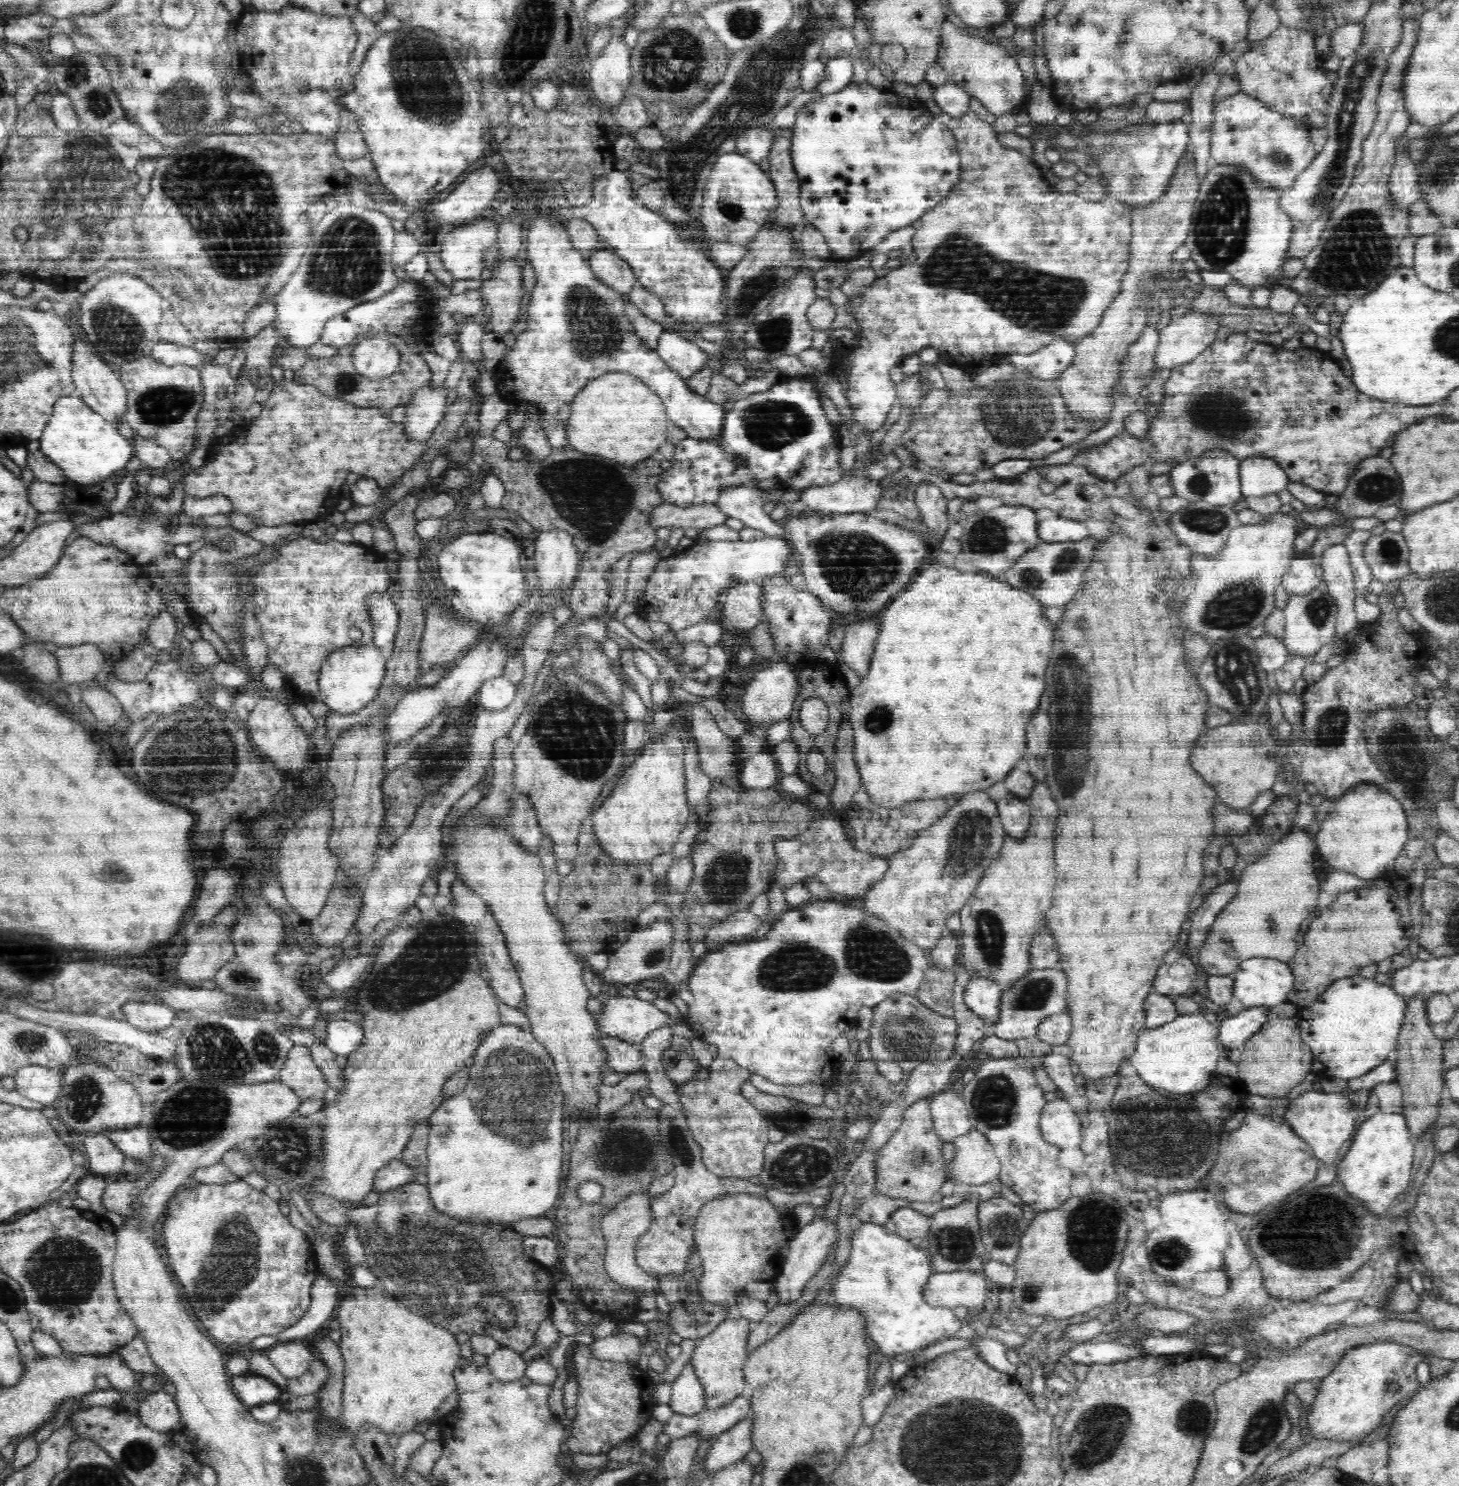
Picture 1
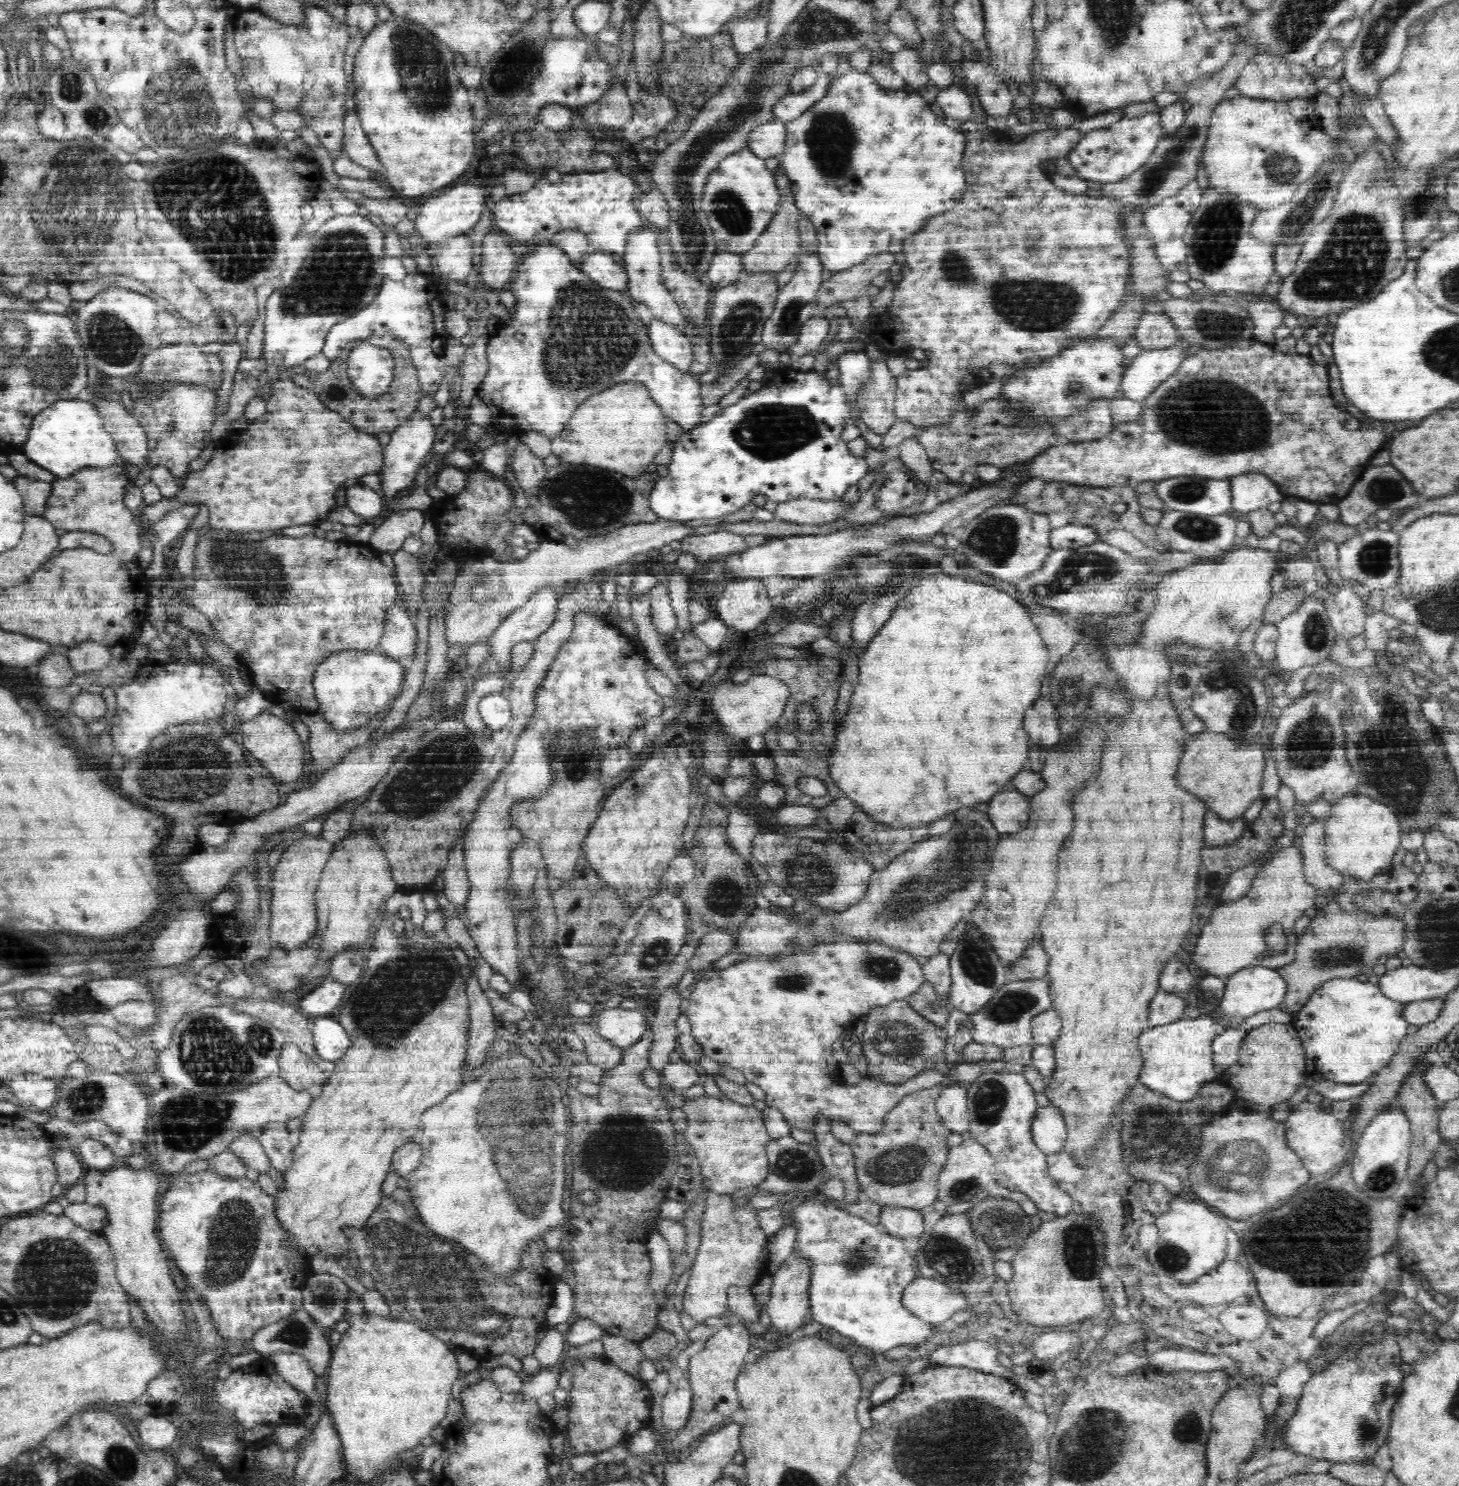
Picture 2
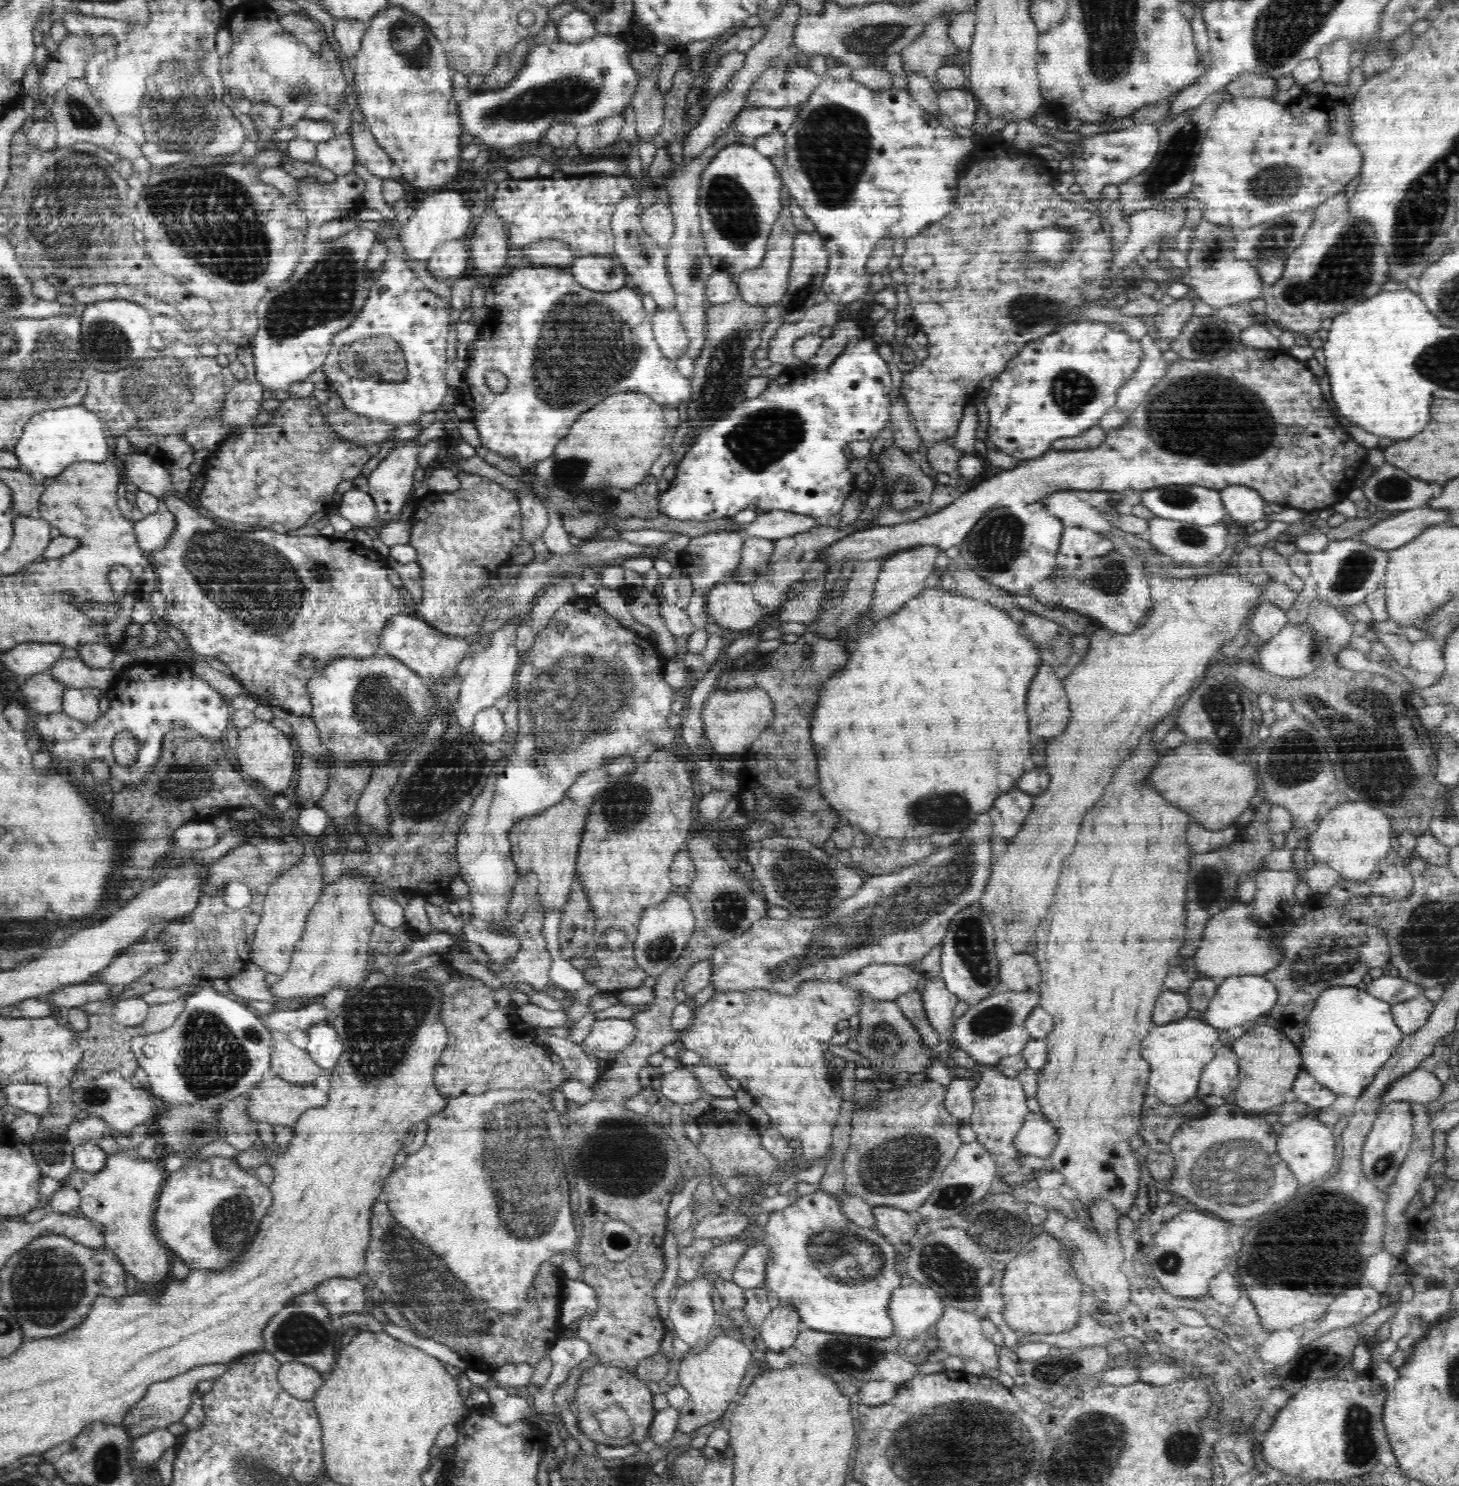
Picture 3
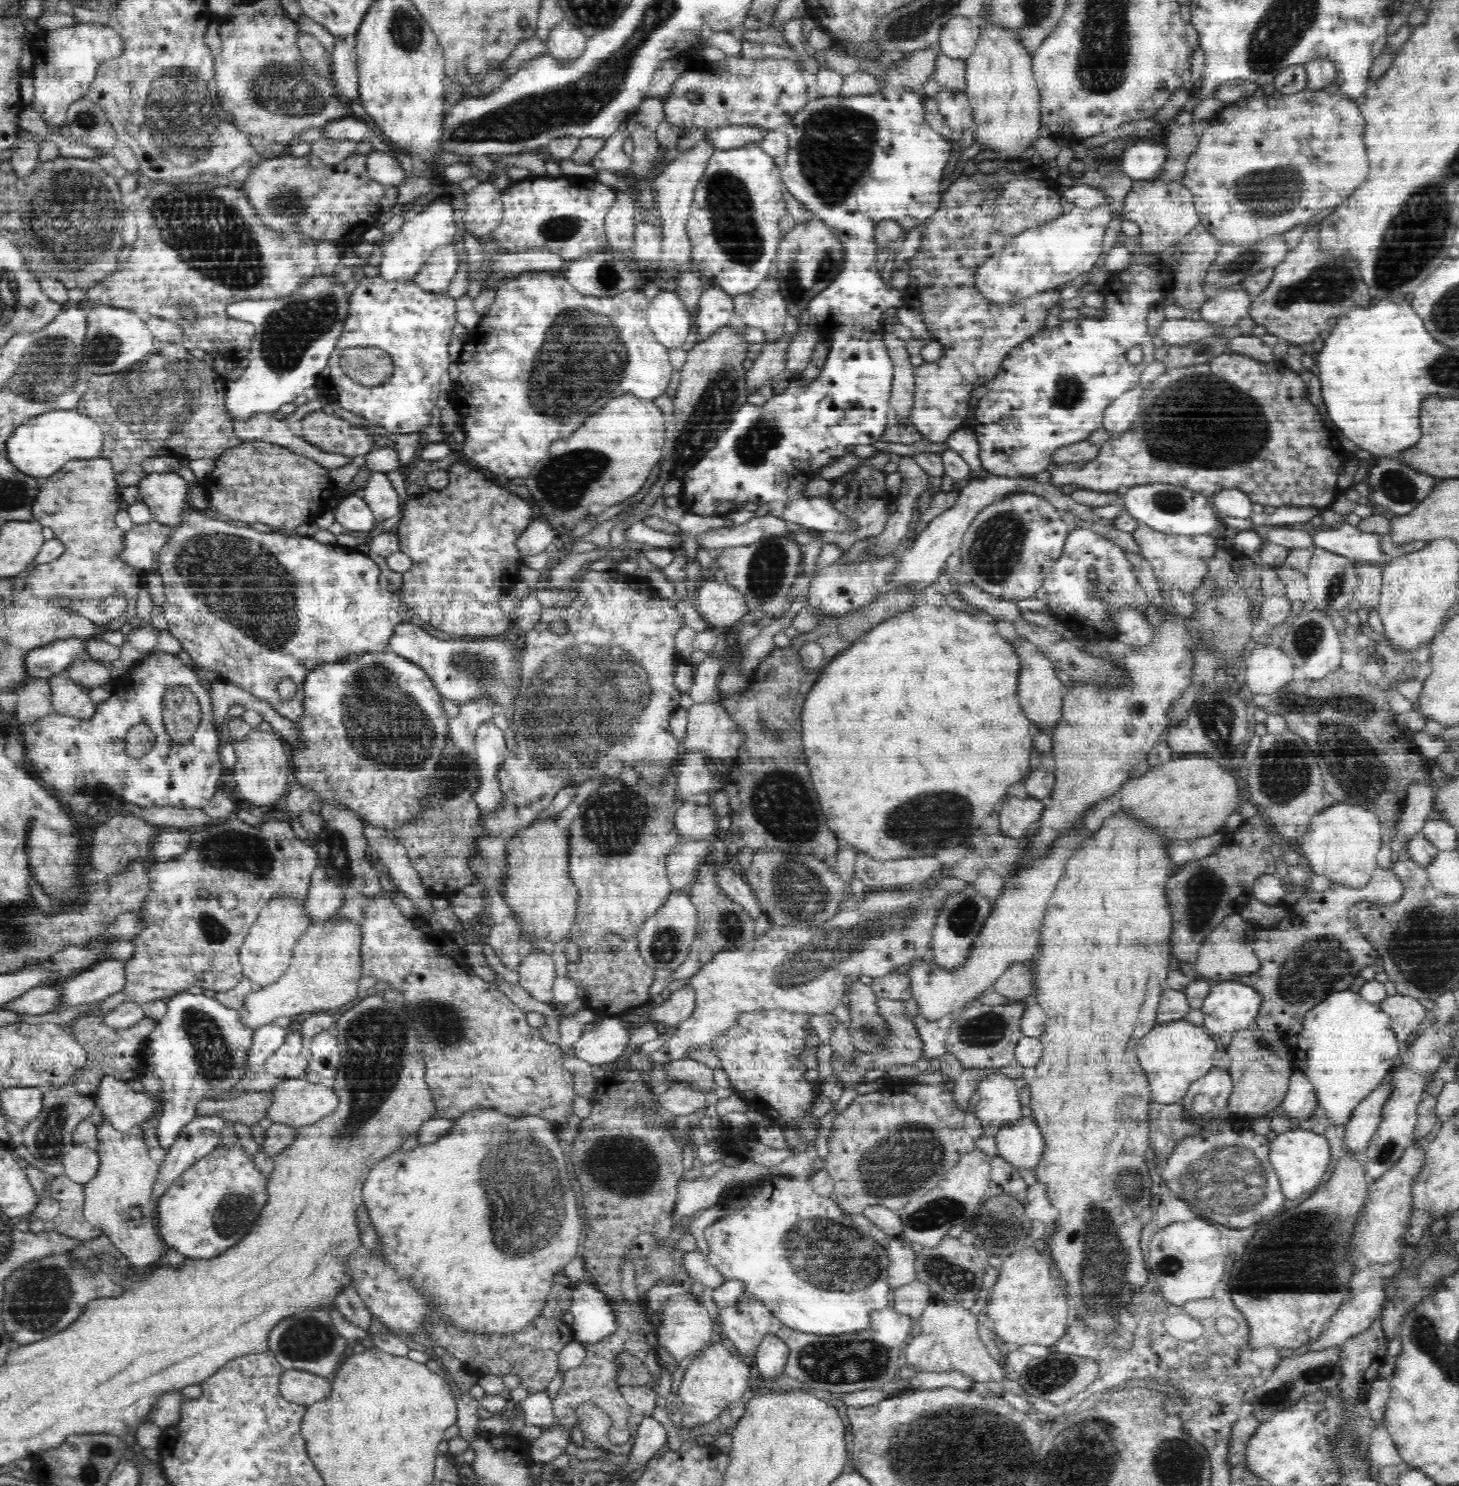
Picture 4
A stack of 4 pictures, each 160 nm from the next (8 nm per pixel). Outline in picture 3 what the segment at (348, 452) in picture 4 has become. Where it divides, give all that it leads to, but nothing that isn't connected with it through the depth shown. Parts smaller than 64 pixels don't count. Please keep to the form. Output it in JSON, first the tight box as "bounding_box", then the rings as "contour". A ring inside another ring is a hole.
{"bounding_box":[320,394,396,444],"contour":[[[333,394],[326,404],[320,404],[323,414],[330,420],[331,428],[338,432],[341,440],[352,440],[356,444],[383,444],[394,439],[396,425],[352,412]]]}

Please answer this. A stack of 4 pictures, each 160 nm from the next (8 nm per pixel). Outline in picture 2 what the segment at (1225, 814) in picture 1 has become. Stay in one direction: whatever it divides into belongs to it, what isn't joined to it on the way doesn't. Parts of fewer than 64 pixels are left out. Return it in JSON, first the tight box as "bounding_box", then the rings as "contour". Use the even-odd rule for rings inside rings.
{"bounding_box":[1204,810,1249,848],"contour":[[[1213,810],[1206,812],[1204,824],[1206,824],[1205,844],[1208,848],[1230,844],[1244,835],[1249,826],[1242,817],[1222,820]]]}

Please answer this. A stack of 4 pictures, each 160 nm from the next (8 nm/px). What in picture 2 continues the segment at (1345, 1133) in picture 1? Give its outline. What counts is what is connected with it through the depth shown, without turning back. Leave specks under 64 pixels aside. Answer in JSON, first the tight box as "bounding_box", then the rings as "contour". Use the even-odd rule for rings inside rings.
{"bounding_box":[1284,1102,1344,1177],"contour":[[[1300,1102],[1296,1110],[1290,1110],[1284,1125],[1286,1129],[1286,1144],[1301,1157],[1302,1164],[1311,1177],[1328,1173],[1340,1162],[1342,1142],[1344,1142],[1343,1122],[1338,1122],[1328,1110],[1322,1110],[1316,1103]]]}

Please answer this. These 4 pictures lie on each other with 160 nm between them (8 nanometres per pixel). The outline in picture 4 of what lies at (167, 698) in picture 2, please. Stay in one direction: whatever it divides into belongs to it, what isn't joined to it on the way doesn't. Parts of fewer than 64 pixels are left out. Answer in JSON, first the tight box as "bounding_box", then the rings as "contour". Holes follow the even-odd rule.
{"bounding_box":[24,651,224,808],"contour":[[[152,651],[149,655],[142,656],[136,662],[129,664],[130,676],[126,676],[126,684],[118,688],[105,702],[96,706],[96,712],[90,719],[78,719],[76,716],[65,716],[51,712],[40,718],[34,725],[25,730],[24,746],[26,747],[26,761],[30,761],[30,768],[42,782],[48,782],[46,788],[58,792],[58,796],[70,798],[78,792],[98,796],[94,792],[98,788],[98,780],[108,782],[108,794],[120,802],[138,804],[138,806],[173,806],[174,808],[204,808],[213,797],[218,780],[224,771],[222,756],[218,753],[218,732],[213,724],[212,696],[200,684],[197,674],[192,666],[186,666],[175,654],[164,651]],[[173,687],[188,688],[199,703],[201,717],[196,733],[191,741],[185,745],[178,745],[165,730],[163,700],[165,694]],[[146,724],[155,736],[154,746],[142,758],[133,758],[126,751],[126,734],[132,727]]]}

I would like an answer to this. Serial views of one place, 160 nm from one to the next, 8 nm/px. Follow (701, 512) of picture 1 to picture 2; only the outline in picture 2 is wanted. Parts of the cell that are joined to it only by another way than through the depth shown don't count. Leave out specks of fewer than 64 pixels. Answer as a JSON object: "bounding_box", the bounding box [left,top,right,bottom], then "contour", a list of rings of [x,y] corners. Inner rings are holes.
{"bounding_box":[444,517,692,644],"contour":[[[658,517],[656,522],[646,522],[628,525],[619,528],[617,531],[601,537],[588,537],[577,539],[576,546],[572,547],[563,542],[541,541],[537,550],[530,551],[519,562],[495,561],[489,558],[481,564],[475,563],[468,570],[460,571],[455,583],[450,588],[448,604],[444,616],[444,634],[449,644],[476,644],[484,642],[497,626],[514,609],[520,608],[538,588],[562,588],[567,590],[570,586],[580,582],[584,576],[588,576],[594,570],[602,570],[614,564],[628,562],[632,556],[640,552],[648,552],[650,549],[662,548],[674,540],[692,535],[692,527],[683,525],[680,520],[662,520]],[[490,572],[500,572],[501,580],[504,580],[504,591],[497,596],[497,599],[490,599],[486,603],[472,602],[470,598],[470,586],[472,582],[478,581],[480,576],[488,576]]]}

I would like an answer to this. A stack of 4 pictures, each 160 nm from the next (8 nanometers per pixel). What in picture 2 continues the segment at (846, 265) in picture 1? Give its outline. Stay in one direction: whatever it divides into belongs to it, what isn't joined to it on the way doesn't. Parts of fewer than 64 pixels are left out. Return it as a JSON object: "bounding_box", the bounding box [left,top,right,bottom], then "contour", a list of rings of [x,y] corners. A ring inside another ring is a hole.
{"bounding_box":[814,251,895,316],"contour":[[[887,251],[870,256],[849,270],[832,276],[825,275],[824,282],[814,300],[818,310],[816,315],[823,316],[826,308],[859,296],[872,285],[874,278],[889,271],[890,266],[895,263],[894,258],[895,254]]]}

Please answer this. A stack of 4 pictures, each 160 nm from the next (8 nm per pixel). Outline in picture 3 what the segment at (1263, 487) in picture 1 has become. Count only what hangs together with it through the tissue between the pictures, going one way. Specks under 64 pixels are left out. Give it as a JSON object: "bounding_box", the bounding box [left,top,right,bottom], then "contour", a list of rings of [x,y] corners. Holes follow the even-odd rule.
{"bounding_box":[1220,485,1266,524],"contour":[[[1230,485],[1227,486],[1227,488],[1221,489],[1220,494],[1222,504],[1225,505],[1227,514],[1231,515],[1235,521],[1238,521],[1239,523],[1251,524],[1255,520],[1264,519],[1265,514],[1262,509],[1264,508],[1266,502],[1255,489],[1244,485]]]}

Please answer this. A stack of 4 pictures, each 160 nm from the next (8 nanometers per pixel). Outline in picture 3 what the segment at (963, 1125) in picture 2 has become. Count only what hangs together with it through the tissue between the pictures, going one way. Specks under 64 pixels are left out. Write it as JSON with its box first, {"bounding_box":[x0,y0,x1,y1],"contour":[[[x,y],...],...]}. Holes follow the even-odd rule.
{"bounding_box":[944,1078,974,1124],"contour":[[[955,1078],[950,1086],[947,1086],[944,1106],[946,1111],[958,1119],[960,1124],[971,1120],[974,1097],[968,1079]]]}

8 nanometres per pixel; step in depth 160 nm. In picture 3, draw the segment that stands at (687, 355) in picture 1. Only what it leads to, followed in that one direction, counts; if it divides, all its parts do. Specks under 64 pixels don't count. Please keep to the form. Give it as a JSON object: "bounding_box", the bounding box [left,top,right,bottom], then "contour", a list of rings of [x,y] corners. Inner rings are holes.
{"bounding_box":[651,307,689,361],"contour":[[[658,307],[651,314],[651,321],[655,341],[666,359],[675,361],[688,352],[689,338],[675,308]]]}

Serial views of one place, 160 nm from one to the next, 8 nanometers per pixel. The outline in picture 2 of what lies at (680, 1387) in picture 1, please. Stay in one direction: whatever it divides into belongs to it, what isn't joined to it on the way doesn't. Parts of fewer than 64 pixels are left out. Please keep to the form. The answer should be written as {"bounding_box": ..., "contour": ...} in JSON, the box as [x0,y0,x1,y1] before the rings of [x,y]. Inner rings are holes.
{"bounding_box":[662,1388,692,1432],"contour":[[[673,1388],[662,1402],[662,1422],[667,1430],[677,1432],[688,1420],[692,1406],[692,1391],[690,1389]]]}

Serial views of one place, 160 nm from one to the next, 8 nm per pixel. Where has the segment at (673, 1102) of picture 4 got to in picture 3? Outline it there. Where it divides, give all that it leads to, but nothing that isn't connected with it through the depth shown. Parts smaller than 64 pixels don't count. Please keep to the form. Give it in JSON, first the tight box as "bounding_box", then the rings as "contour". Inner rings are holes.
{"bounding_box":[661,1065,701,1106],"contour":[[[680,1065],[674,1071],[662,1075],[661,1092],[678,1106],[696,1102],[700,1098],[700,1086],[701,1082],[688,1065]]]}

